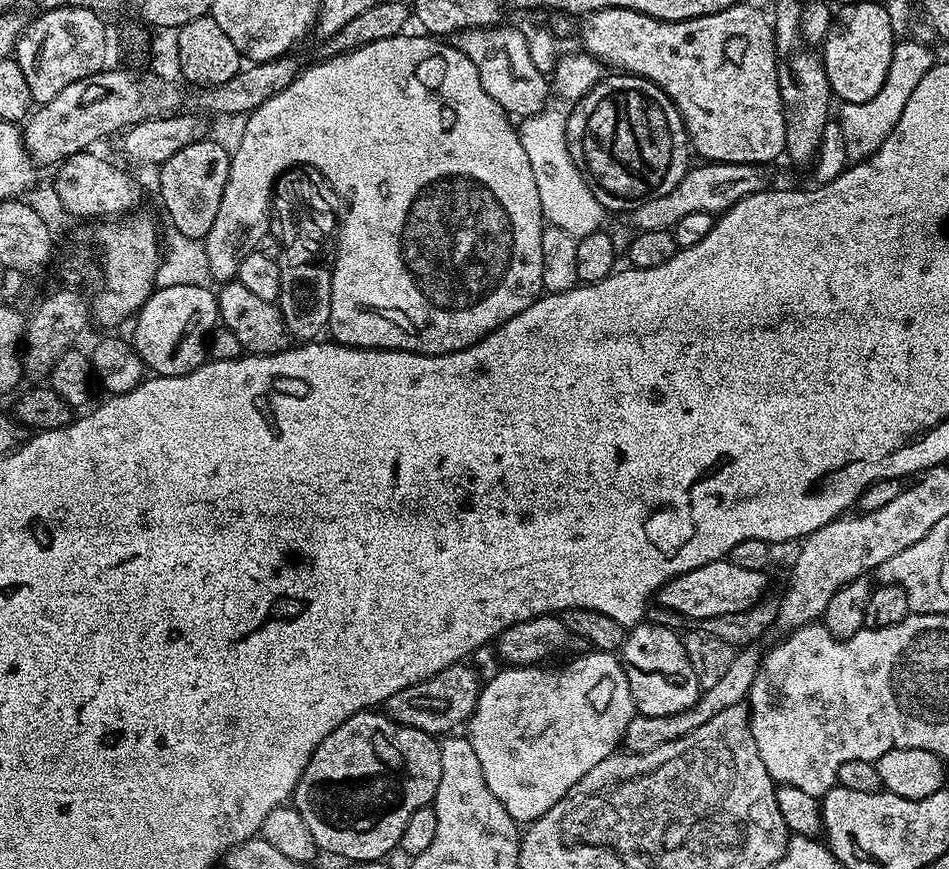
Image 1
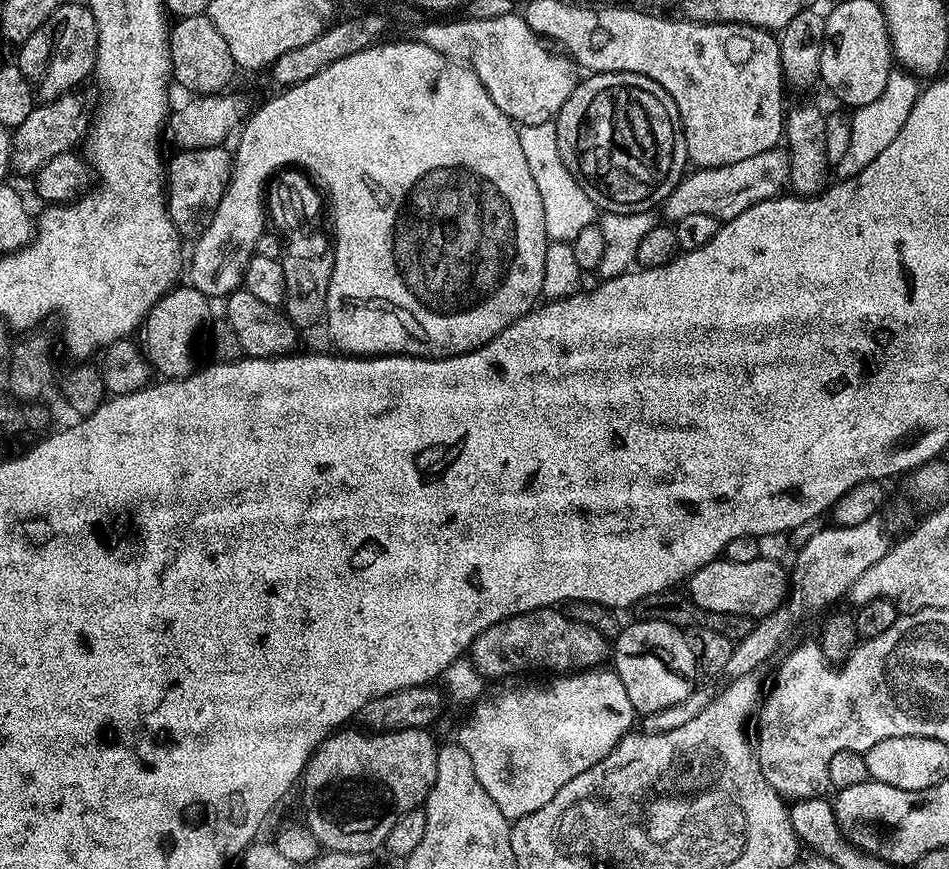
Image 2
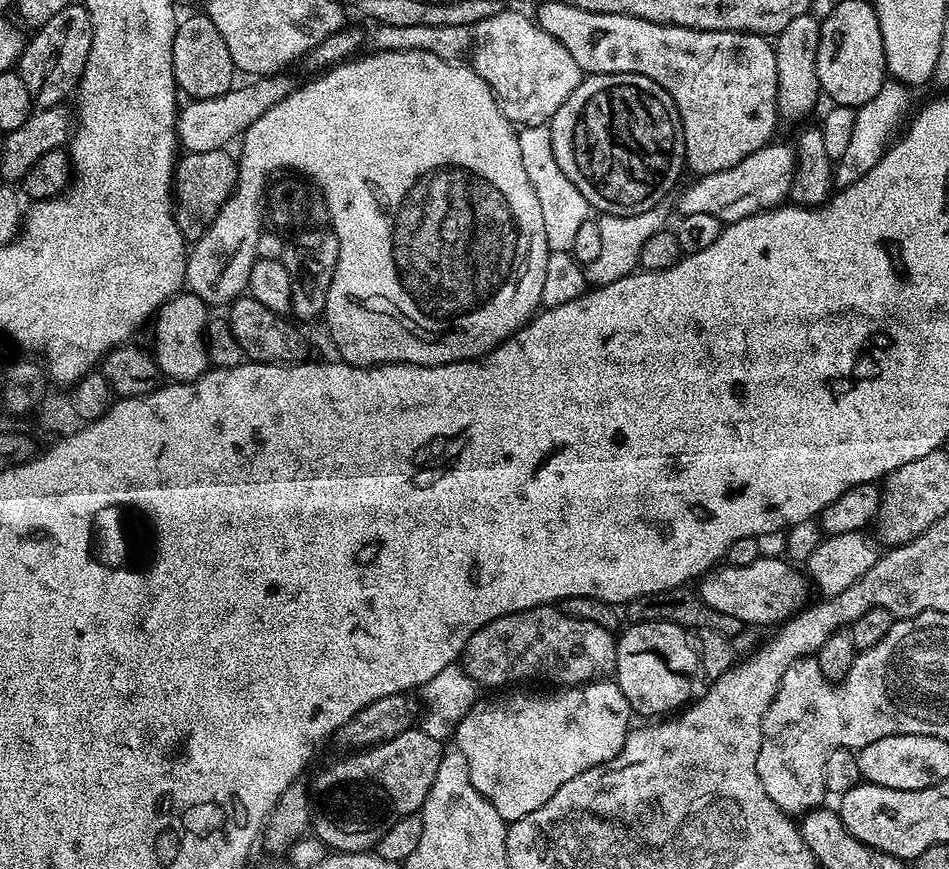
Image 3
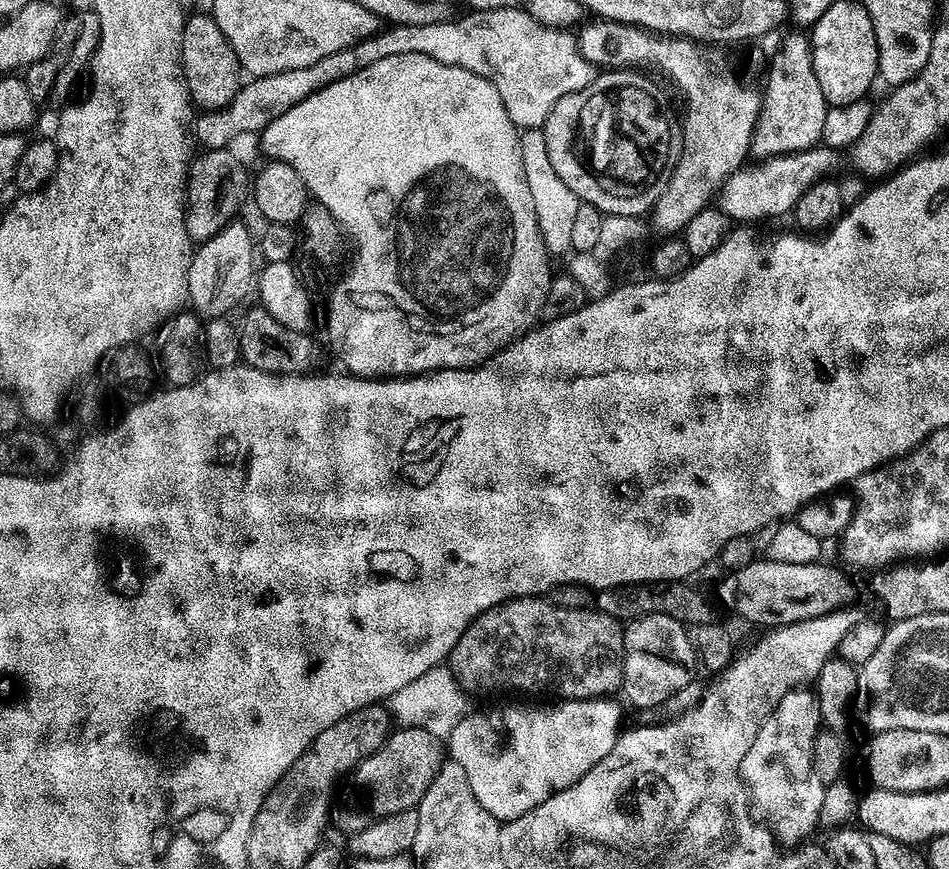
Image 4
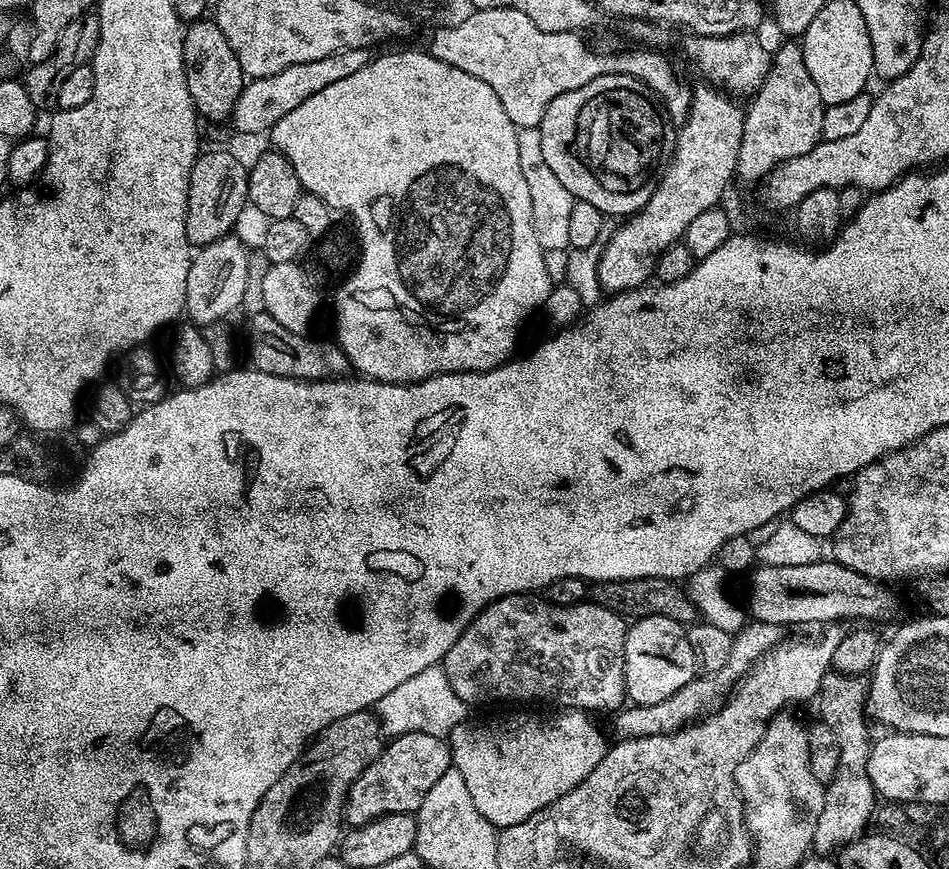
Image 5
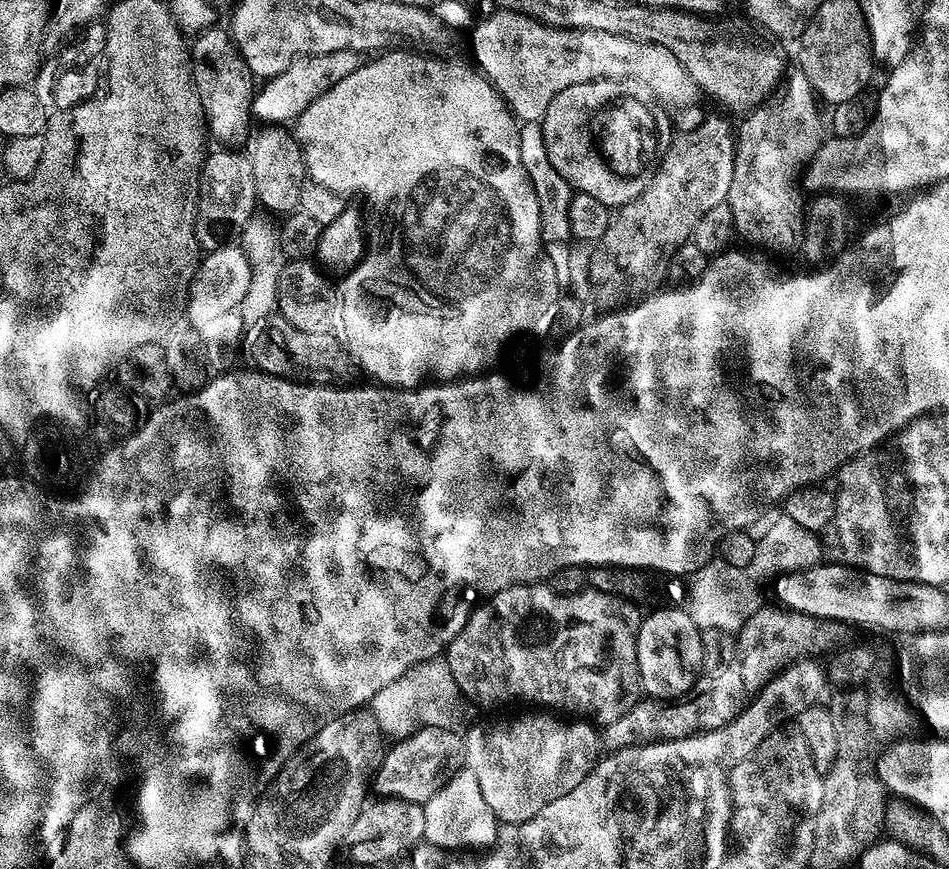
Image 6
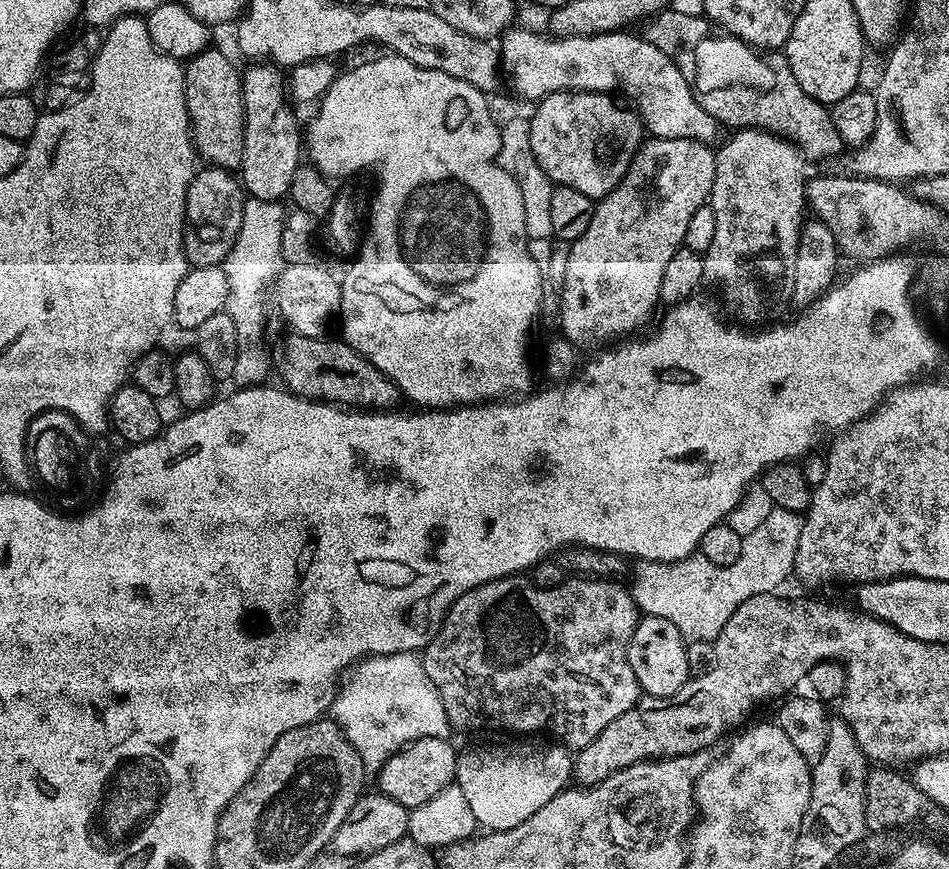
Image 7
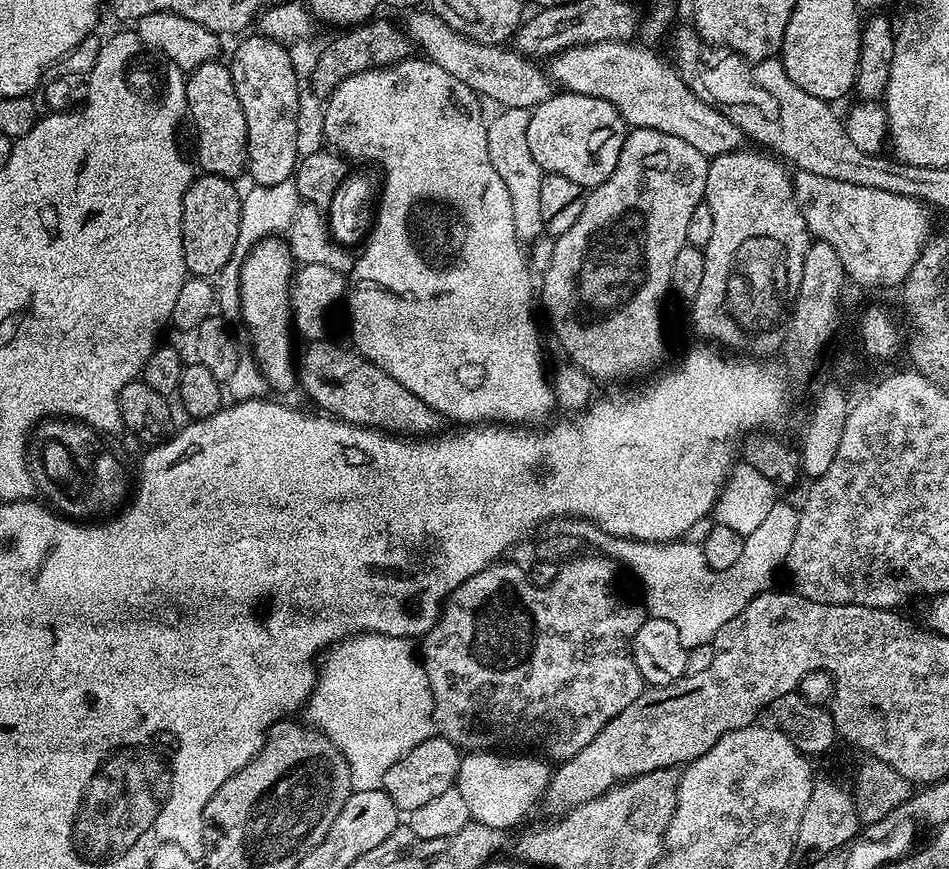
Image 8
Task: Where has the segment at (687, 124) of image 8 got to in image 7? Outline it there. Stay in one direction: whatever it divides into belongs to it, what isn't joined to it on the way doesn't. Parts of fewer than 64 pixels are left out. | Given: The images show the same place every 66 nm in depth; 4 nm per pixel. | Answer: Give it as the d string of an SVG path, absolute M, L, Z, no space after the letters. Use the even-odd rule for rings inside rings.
M509 27L508 31L499 37L498 51L503 71L506 73L507 79L508 76L512 79L512 88L518 95L525 96L526 99L532 100L531 102L539 102L545 96L555 92L606 92L612 94L615 93L615 88L624 87L632 95L633 102L631 101L631 103L634 105L635 111L638 113L645 129L653 137L661 140L699 140L701 142L712 142L712 139L715 138L716 130L718 130L718 123L715 118L711 117L695 100L694 94L689 90L686 78L682 78L678 66L674 66L674 62L670 58L666 58L666 54L662 54L662 50L658 50L658 46L654 46L651 42L644 39L643 35L636 34L636 36L631 36L633 34L631 31L621 30L618 32L600 32L597 36L554 36L545 34L543 31L541 31L542 33L531 32L528 28L516 27Z

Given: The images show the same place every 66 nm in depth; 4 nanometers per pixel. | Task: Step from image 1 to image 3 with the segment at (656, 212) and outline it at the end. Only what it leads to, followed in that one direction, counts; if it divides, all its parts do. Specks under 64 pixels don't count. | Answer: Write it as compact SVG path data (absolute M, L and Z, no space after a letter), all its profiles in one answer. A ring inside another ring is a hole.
M779 142L768 144L762 150L754 150L742 162L721 172L696 176L684 193L675 197L675 211L686 214L714 214L722 222L731 222L764 212L768 208L783 205L789 199L792 173L796 170L796 153Z

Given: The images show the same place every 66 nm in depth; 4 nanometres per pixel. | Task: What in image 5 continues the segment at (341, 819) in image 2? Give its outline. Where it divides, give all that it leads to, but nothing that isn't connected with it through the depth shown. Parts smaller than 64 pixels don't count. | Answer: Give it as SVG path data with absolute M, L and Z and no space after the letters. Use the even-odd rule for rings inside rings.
M407 732L389 739L383 745L380 756L353 784L347 811L350 816L352 812L356 822L360 822L386 812L419 809L430 786L434 786L434 782L438 782L438 778L442 778L442 774L451 767L452 749L447 739L425 732Z

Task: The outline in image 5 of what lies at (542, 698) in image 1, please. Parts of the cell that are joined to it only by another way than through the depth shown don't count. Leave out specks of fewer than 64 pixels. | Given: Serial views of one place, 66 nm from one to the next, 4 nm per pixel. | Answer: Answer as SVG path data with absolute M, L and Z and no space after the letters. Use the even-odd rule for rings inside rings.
M560 710L557 716L500 716L497 720L484 720L481 724L463 723L457 726L450 733L450 747L452 749L452 763L454 767L466 778L466 790L470 790L470 796L478 811L484 815L493 826L503 830L530 818L536 812L541 812L544 808L551 806L555 800L562 798L574 786L578 786L602 762L605 752L608 751L609 741L604 741L604 736L600 733L600 728L595 724L593 717L583 710Z

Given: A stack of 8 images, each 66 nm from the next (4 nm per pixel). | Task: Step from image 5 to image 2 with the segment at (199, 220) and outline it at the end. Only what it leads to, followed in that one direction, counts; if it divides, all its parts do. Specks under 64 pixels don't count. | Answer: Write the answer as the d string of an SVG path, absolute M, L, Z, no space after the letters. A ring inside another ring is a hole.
M224 147L219 148L199 148L198 150L180 150L175 153L176 157L171 161L170 159L166 164L166 195L168 198L168 216L174 222L176 231L184 238L195 238L208 229L210 222L214 222L214 210L218 210L218 202L222 202L222 198L226 194L226 186L232 177L232 161L234 159L233 153L227 152Z

